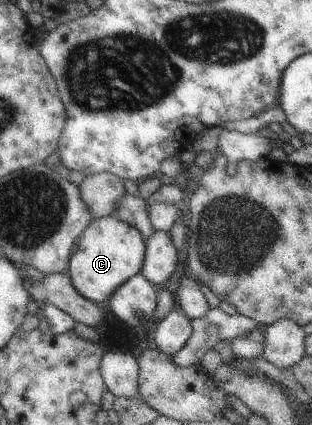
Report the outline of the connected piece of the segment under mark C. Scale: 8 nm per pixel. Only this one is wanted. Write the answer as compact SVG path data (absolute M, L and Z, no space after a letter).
M112 215L92 220L81 233L69 259L72 285L86 299L101 305L108 303L118 287L141 271L145 251L146 240L134 225Z

